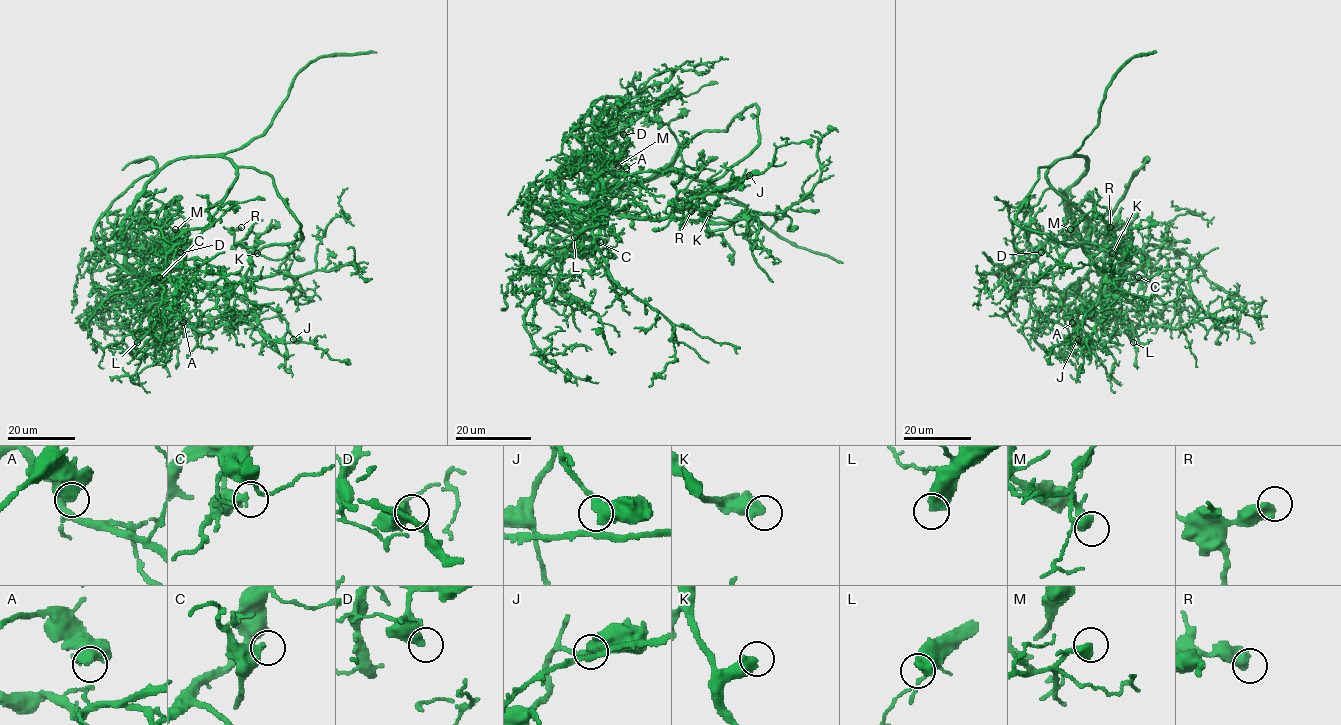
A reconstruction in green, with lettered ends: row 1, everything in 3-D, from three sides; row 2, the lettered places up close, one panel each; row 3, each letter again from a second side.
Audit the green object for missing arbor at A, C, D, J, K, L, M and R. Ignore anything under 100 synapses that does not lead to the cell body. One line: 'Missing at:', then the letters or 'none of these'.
Missing at: L

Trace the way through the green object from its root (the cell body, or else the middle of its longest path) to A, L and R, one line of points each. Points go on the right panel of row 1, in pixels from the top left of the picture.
A: (1099, 231), (1092, 229), (1089, 235), (1088, 272), (1069, 285), (1061, 301), (1072, 322)
L: (1099, 231), (1092, 229), (1089, 235), (1089, 270), (1086, 277), (1097, 297), (1106, 299), (1133, 342)
R: (1099, 231), (1113, 241), (1119, 261), (1108, 295), (1100, 293), (1104, 276), (1091, 257), (1115, 244), (1110, 227)

